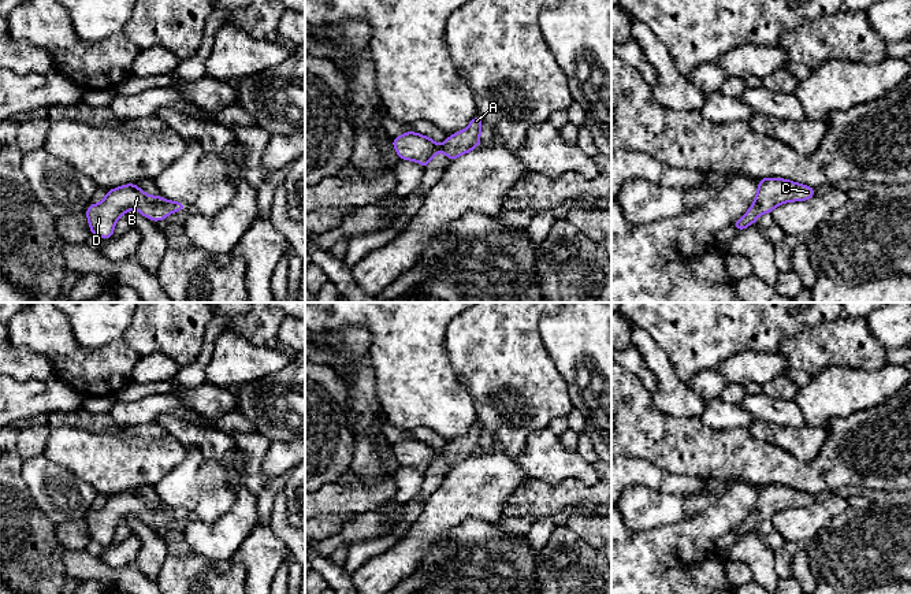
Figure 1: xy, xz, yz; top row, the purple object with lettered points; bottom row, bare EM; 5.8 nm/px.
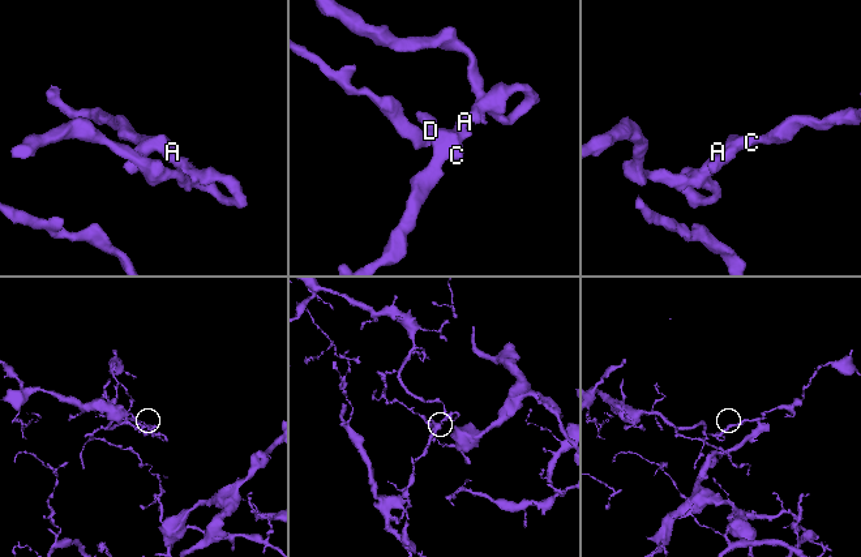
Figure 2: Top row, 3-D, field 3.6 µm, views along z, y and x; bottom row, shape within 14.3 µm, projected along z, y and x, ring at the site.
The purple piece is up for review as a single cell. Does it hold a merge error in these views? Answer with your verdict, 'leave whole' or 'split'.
leave whole

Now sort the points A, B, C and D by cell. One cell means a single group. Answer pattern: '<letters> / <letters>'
A B C D

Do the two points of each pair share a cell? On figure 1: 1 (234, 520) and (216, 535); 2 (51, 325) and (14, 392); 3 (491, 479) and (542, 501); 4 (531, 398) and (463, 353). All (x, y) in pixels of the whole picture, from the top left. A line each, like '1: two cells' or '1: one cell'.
1: one cell
2: two cells
3: two cells
4: one cell

